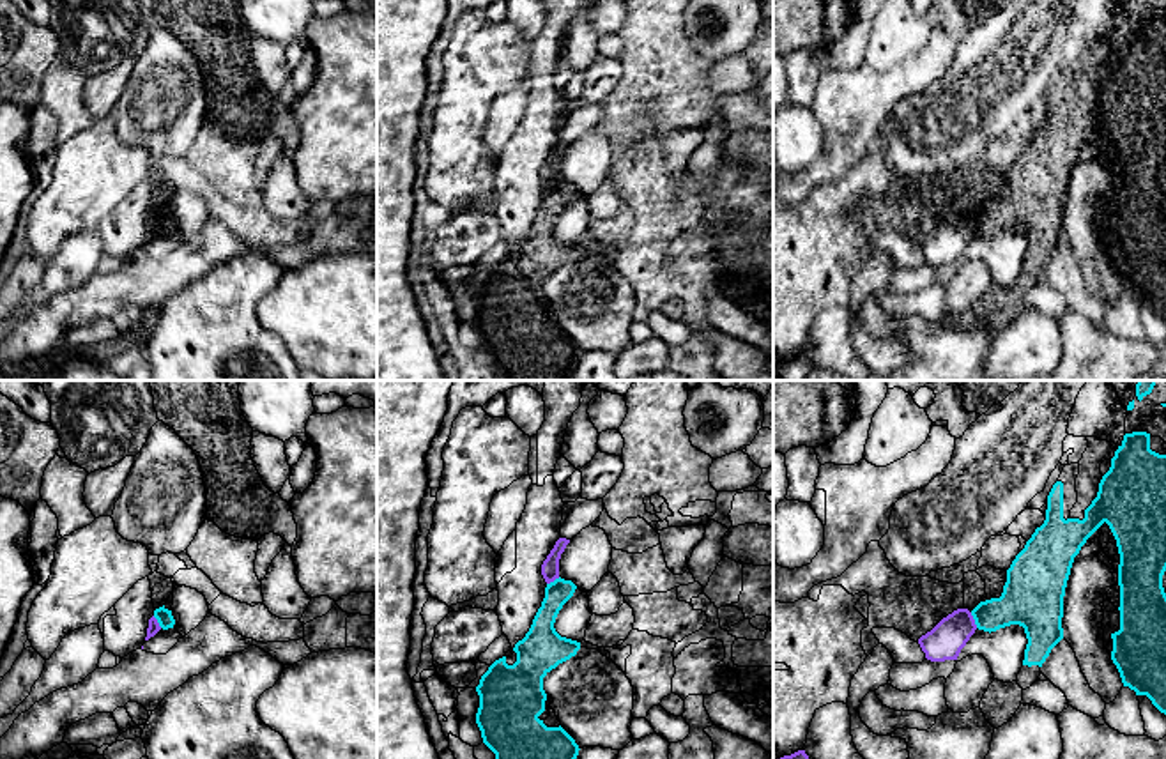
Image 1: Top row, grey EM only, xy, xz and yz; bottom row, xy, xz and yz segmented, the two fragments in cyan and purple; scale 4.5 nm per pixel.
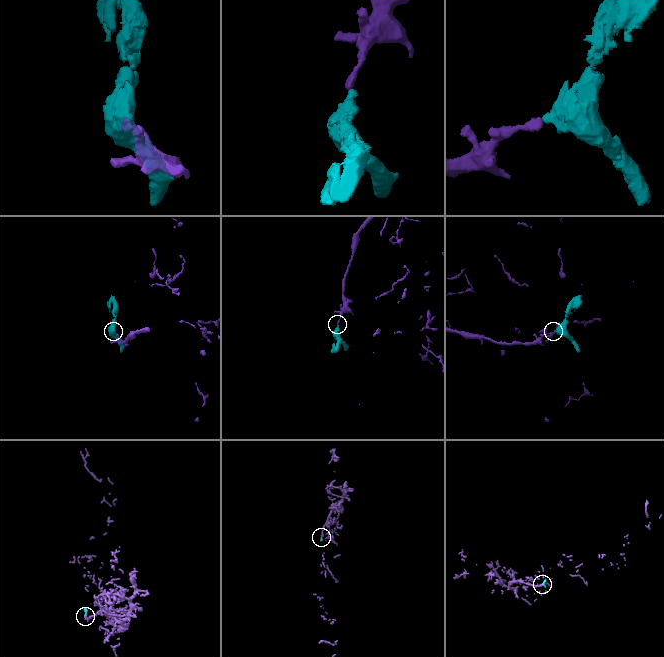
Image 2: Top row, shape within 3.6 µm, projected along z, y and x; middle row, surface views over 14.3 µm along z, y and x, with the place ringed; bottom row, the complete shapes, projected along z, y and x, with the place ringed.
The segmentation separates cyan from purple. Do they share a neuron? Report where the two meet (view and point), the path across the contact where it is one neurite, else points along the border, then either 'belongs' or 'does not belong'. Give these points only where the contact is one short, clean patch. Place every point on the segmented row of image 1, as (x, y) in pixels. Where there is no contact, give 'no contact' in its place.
contact yz (974, 618); border yz (970, 613), (977, 627); does not belong

